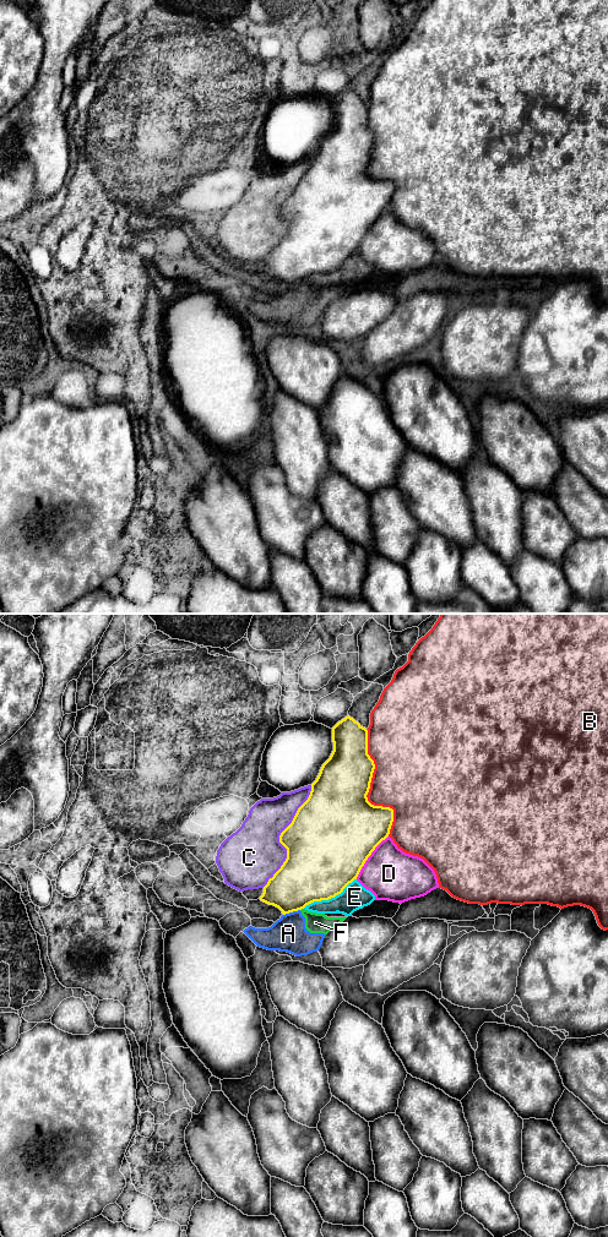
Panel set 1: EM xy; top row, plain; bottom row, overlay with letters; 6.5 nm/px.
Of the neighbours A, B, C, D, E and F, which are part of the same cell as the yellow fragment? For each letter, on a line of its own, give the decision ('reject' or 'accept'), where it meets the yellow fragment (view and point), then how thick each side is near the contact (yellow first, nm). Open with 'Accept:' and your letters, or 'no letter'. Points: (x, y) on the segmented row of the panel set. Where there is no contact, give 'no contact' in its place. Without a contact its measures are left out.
Accept: no letter
A: reject | xy (291, 911) | 340/240 nm
B: reject | xy (368, 790) | 440/420 nm
C: reject | xy (280, 837) | 420/380 nm
D: reject | xy (368, 856) | 500/340 nm
E: reject | xy (329, 898) | 460/170 nm
F: reject | xy (302, 908) | 380/130 nm

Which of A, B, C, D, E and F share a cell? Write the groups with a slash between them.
A F / B / C / D / E

